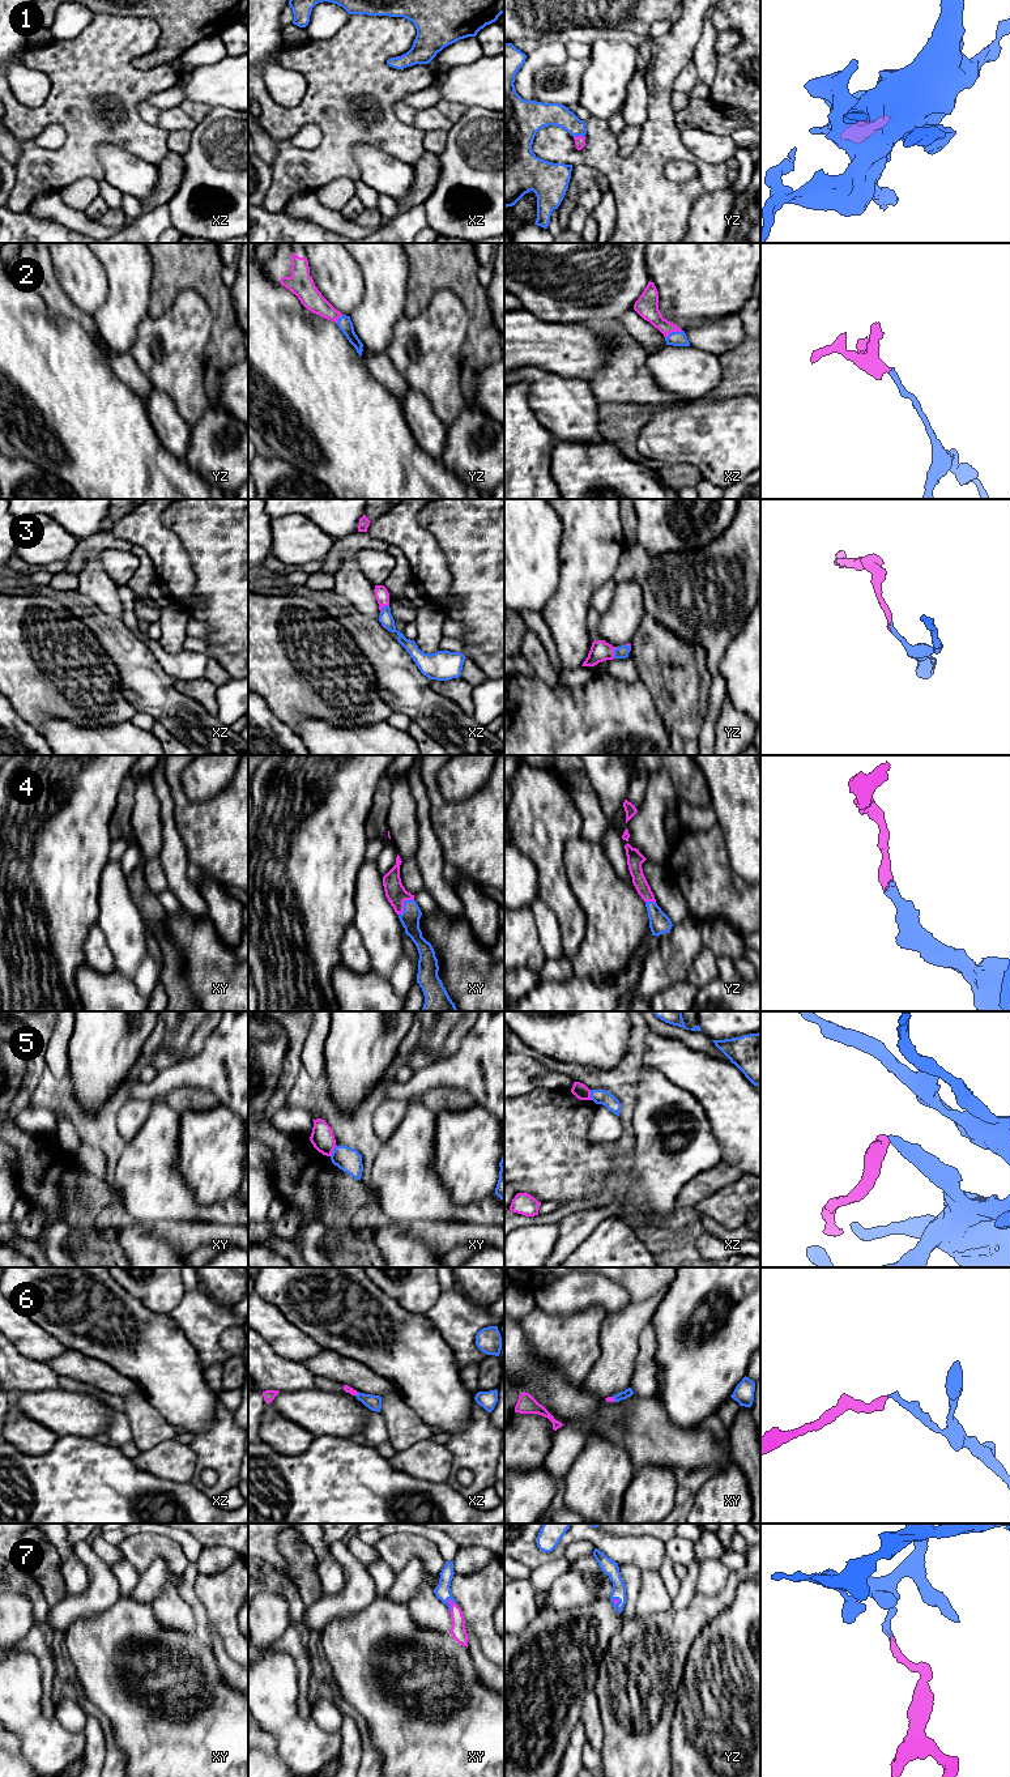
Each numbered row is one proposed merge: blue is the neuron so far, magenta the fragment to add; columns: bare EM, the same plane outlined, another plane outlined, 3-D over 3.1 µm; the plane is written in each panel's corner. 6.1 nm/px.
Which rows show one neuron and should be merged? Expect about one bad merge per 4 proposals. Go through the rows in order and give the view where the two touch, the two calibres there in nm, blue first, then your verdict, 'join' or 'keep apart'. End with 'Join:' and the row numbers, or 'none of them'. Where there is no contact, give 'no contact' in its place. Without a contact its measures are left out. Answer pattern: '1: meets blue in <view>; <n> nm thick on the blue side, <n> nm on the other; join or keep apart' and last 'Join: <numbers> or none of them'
1: meets blue in yz; 140 nm thick on the blue side, 60 nm on the other; join
2: meets blue in xz; 100 nm thick on the blue side, 140 nm on the other; join
3: meets blue in yz; 80 nm thick on the blue side, 130 nm on the other; join
4: meets blue in xy; 120 nm thick on the blue side, 130 nm on the other; join
5: meets blue in xy; 150 nm thick on the blue side, 140 nm on the other; keep apart
6: meets blue in xy; 50 nm thick on the blue side, 30 nm on the other; join
7: meets blue in xy; 100 nm thick on the blue side, 90 nm on the other; join
Join: 1, 2, 3, 4, 6, 7

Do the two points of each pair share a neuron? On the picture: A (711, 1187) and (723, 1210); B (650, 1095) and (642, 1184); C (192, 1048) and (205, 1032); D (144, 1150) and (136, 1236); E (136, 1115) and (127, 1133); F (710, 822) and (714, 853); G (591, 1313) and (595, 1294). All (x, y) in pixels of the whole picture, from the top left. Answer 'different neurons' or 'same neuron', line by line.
A: different neurons
B: same neuron
C: same neuron
D: different neurons
E: same neuron
F: different neurons
G: different neurons

